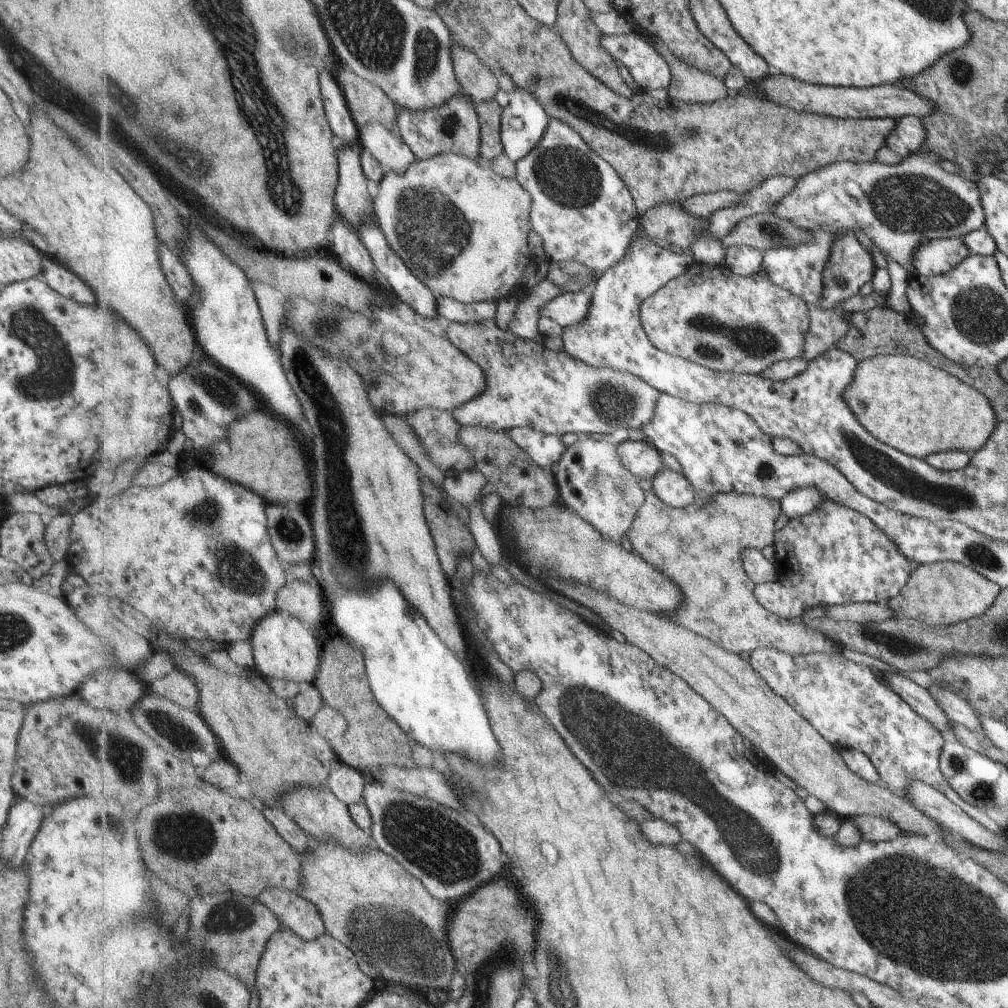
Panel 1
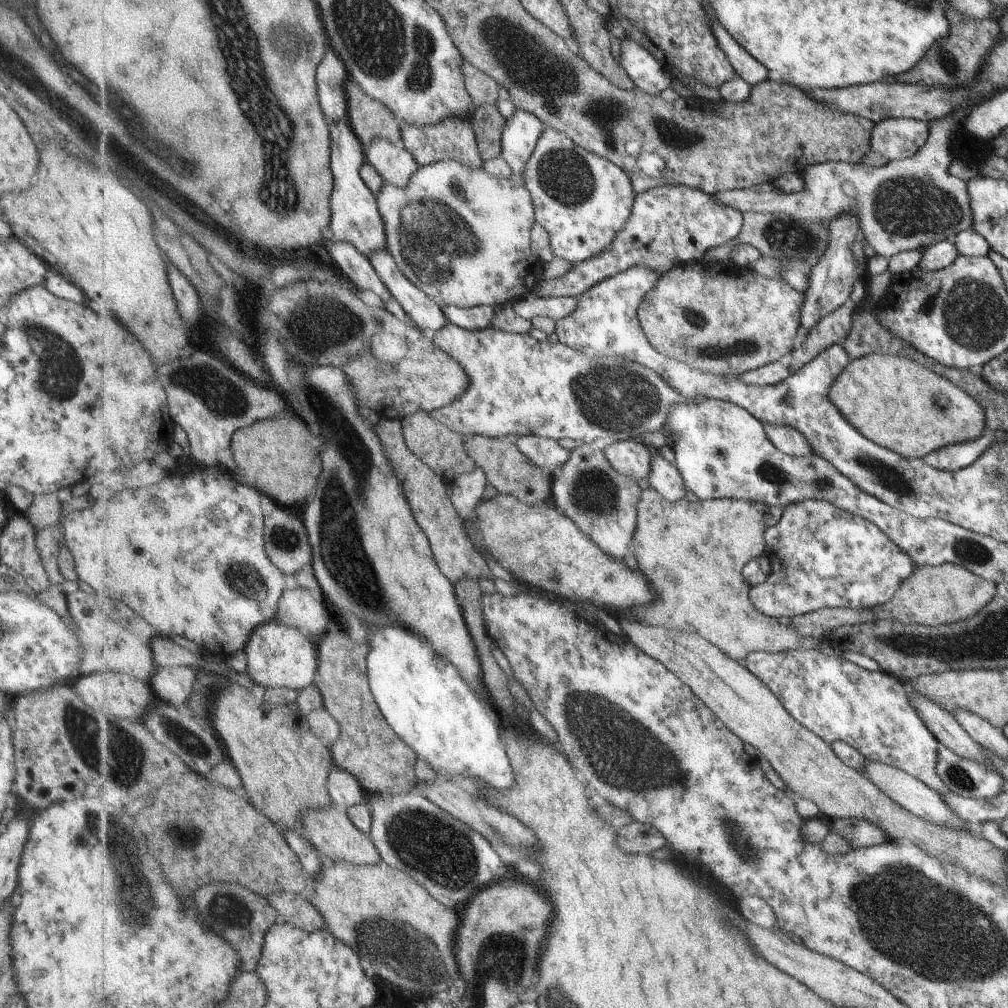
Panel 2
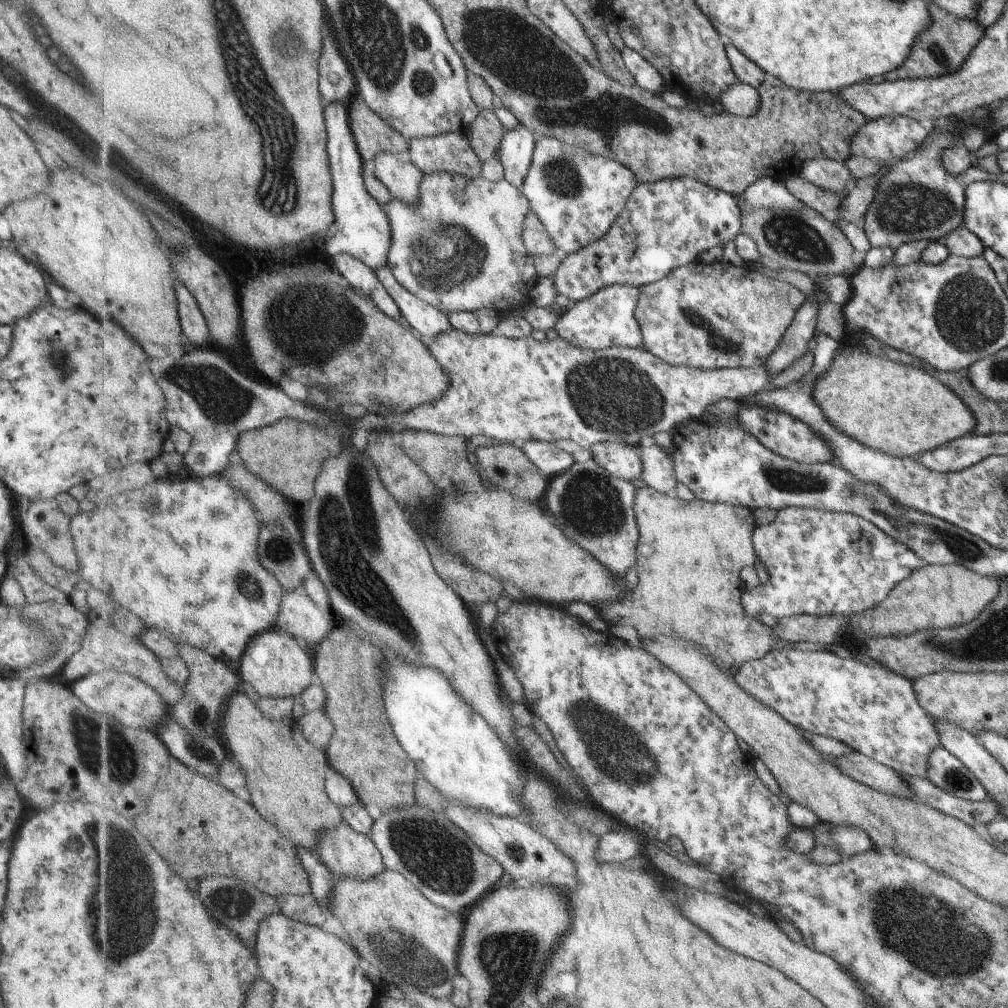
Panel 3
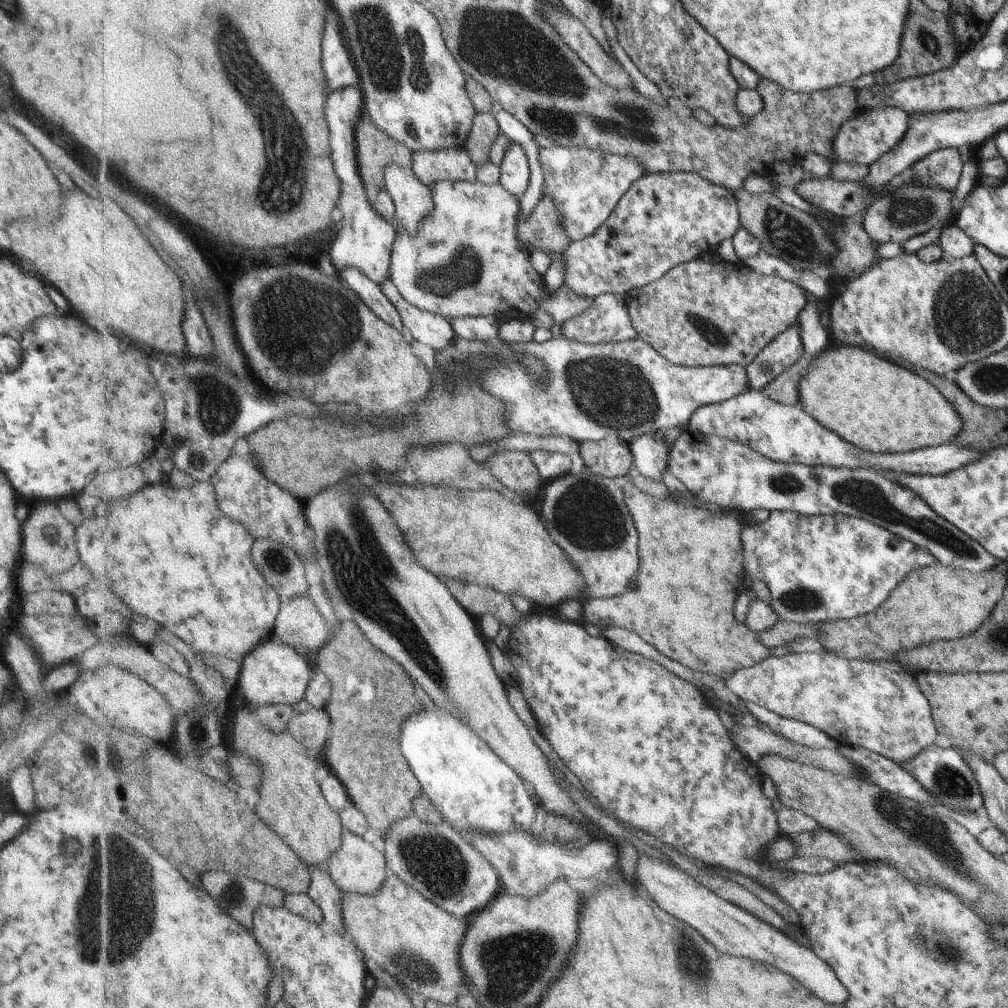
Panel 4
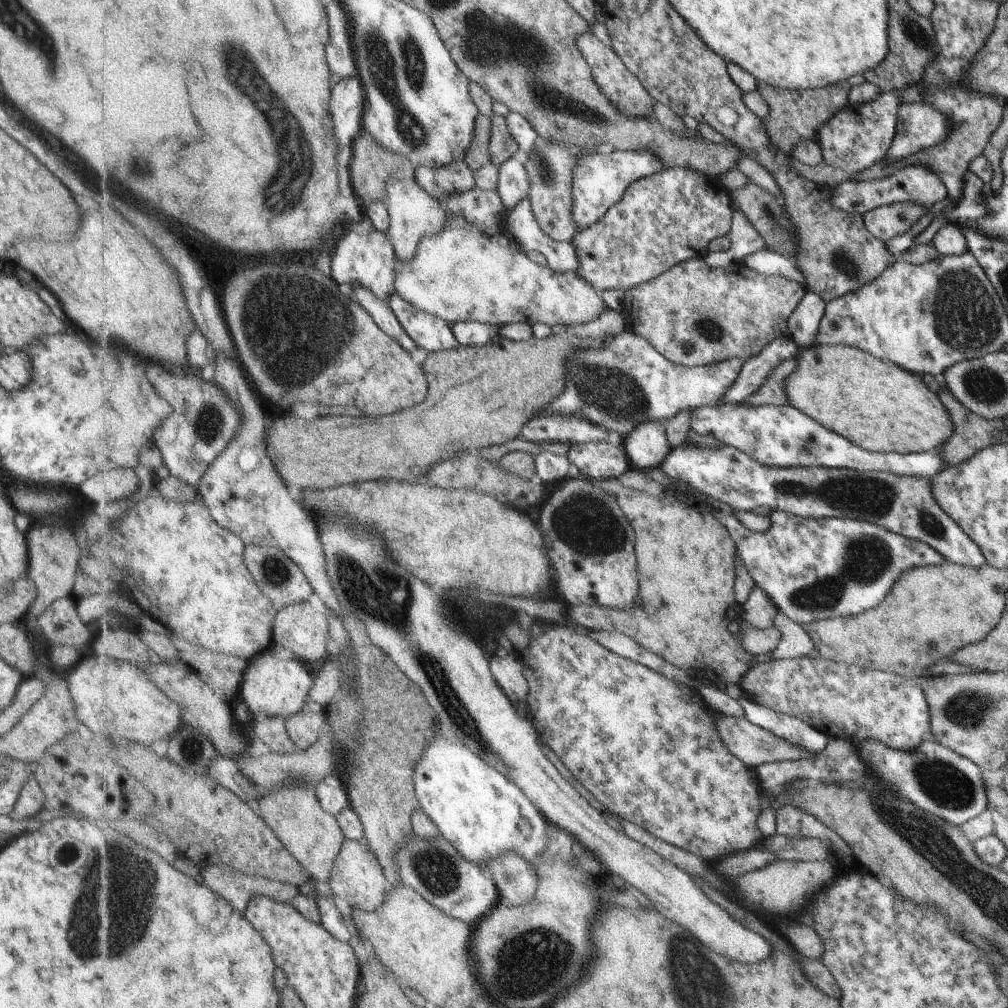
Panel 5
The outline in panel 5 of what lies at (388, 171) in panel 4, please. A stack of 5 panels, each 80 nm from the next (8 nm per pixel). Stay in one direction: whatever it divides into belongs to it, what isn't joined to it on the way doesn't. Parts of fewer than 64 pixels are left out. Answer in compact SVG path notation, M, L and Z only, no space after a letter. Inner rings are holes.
M391 178L386 183L388 196L386 203L389 208L390 228L388 234L391 242L394 243L396 257L401 260L411 260L415 258L421 243L433 234L439 234L445 230L449 222L449 212L437 198L433 198L429 192L425 192L418 186L416 180L401 180L401 178Z

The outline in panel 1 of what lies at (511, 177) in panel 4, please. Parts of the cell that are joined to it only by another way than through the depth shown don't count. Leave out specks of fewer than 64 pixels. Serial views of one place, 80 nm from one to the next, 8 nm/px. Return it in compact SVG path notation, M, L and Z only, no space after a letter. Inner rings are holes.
M515 88L509 106L502 114L502 141L505 154L516 164L525 158L545 136L550 120L550 114L547 114L541 100L537 99L534 93Z

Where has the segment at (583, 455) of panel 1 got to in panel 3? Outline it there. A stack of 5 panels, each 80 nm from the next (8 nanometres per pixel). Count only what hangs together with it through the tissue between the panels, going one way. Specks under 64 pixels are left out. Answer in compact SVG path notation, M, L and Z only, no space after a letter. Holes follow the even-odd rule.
M592 456L551 479L546 492L549 514L571 542L587 549L621 581L637 564L640 530L634 511L637 488L631 481L609 474Z

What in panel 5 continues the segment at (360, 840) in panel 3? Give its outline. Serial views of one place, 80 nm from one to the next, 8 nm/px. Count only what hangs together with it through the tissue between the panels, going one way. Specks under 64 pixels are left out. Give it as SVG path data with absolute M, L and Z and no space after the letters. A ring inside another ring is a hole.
M345 838L342 850L335 860L335 868L328 886L335 895L347 901L351 910L361 908L367 912L375 912L385 903L391 885L383 870L383 864L370 846L366 842Z

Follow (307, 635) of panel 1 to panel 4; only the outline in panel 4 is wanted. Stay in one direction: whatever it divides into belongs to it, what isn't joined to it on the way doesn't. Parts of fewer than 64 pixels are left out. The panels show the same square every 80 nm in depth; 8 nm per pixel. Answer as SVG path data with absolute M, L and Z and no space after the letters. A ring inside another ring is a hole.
M274 636L259 644L242 662L242 673L238 684L243 690L246 703L251 706L299 704L306 698L311 682L311 666L295 647L285 644Z

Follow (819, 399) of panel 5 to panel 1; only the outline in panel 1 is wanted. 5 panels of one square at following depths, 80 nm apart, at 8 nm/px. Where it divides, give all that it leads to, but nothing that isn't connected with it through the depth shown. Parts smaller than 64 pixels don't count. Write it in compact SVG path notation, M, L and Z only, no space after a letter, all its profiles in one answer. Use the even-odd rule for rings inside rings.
M906 354L879 355L860 360L855 368L853 384L845 392L845 402L859 424L879 442L924 460L929 454L945 450L963 450L972 454L986 444L997 426L997 416L985 395L959 378Z

